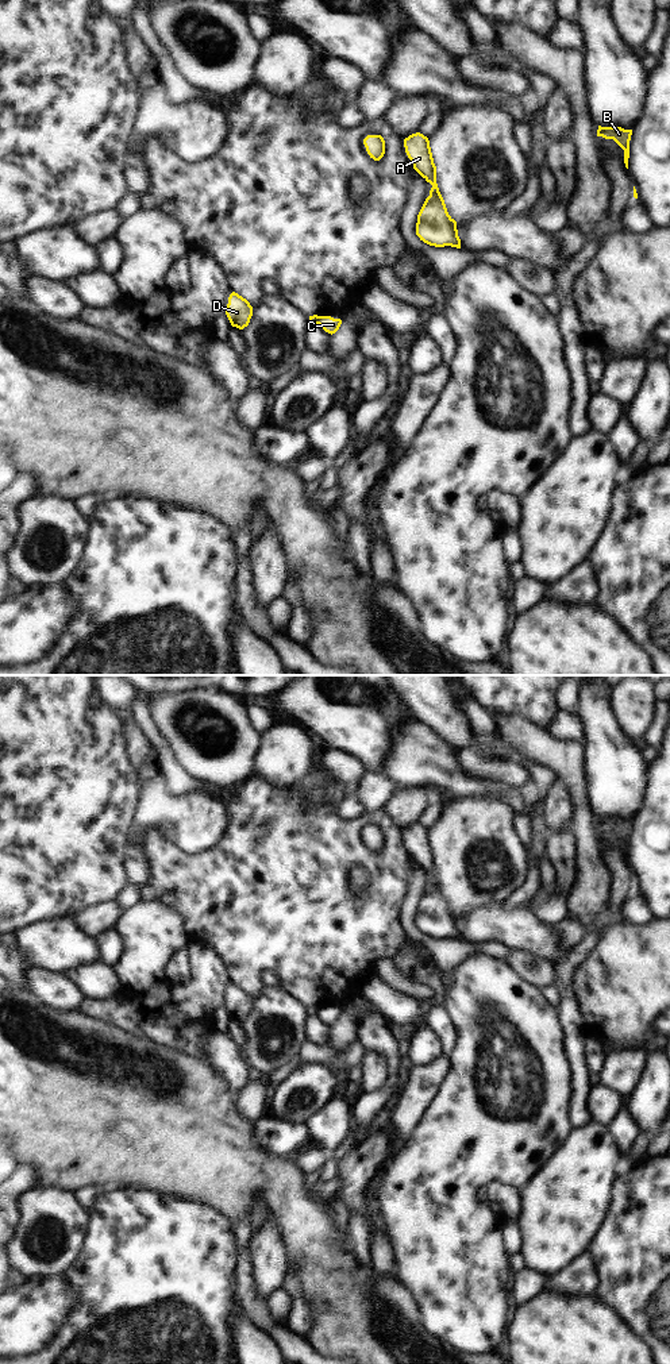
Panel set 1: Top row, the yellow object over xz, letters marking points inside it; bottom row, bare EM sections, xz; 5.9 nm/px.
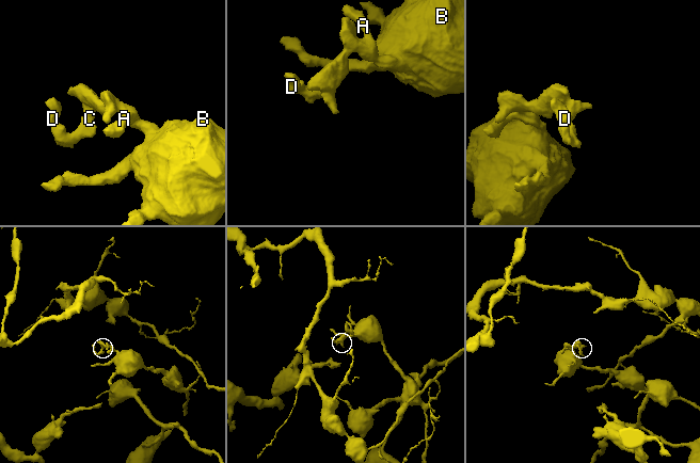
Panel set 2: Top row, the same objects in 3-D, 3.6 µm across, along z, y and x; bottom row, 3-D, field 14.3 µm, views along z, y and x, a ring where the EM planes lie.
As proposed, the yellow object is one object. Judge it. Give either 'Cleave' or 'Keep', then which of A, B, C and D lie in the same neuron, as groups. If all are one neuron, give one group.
Cleave. Groups: A B C / D.

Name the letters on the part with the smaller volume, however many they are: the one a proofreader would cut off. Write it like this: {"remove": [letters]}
{"remove": ["D"]}

